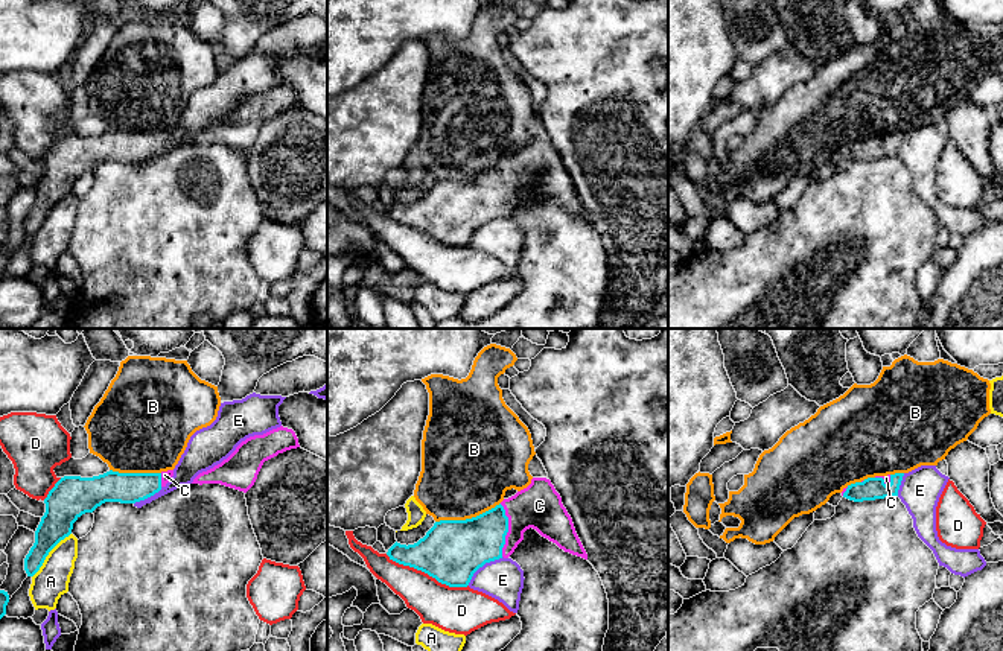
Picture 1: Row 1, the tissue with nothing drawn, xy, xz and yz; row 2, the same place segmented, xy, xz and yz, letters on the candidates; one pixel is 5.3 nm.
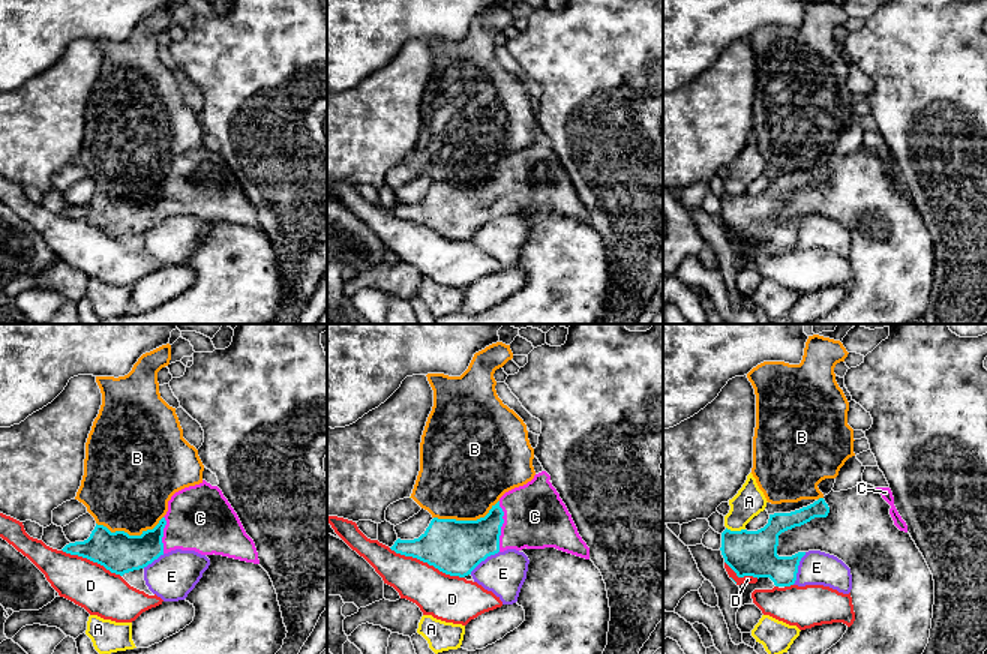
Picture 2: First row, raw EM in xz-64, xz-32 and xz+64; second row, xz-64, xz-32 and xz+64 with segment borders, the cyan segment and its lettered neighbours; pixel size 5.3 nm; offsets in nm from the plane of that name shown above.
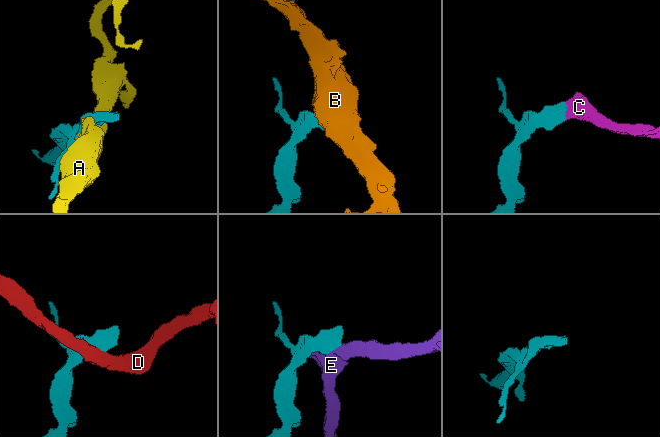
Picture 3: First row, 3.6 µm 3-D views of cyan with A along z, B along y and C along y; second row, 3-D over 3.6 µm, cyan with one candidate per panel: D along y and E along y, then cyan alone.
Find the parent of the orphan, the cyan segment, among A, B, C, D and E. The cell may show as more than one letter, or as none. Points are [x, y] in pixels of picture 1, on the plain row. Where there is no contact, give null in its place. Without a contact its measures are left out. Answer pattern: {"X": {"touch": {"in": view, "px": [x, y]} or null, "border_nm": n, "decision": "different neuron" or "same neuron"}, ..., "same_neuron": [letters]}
{"A": {"touch": {"in": "xy", "px": [47, 213]}, "border_nm": 320, "decision": "different neuron"}, "B": {"touch": {"in": "xz", "px": [468, 178]}, "border_nm": 360, "decision": "different neuron"}, "C": {"touch": {"in": "xz", "px": [507, 189]}, "border_nm": 280, "decision": "same neuron"}, "D": {"touch": {"in": "xz", "px": [426, 231]}, "border_nm": 480, "decision": "different neuron"}, "E": {"touch": {"in": "xz", "px": [483, 224]}, "border_nm": 240, "decision": "different neuron"}, "same_neuron": ["C"]}

